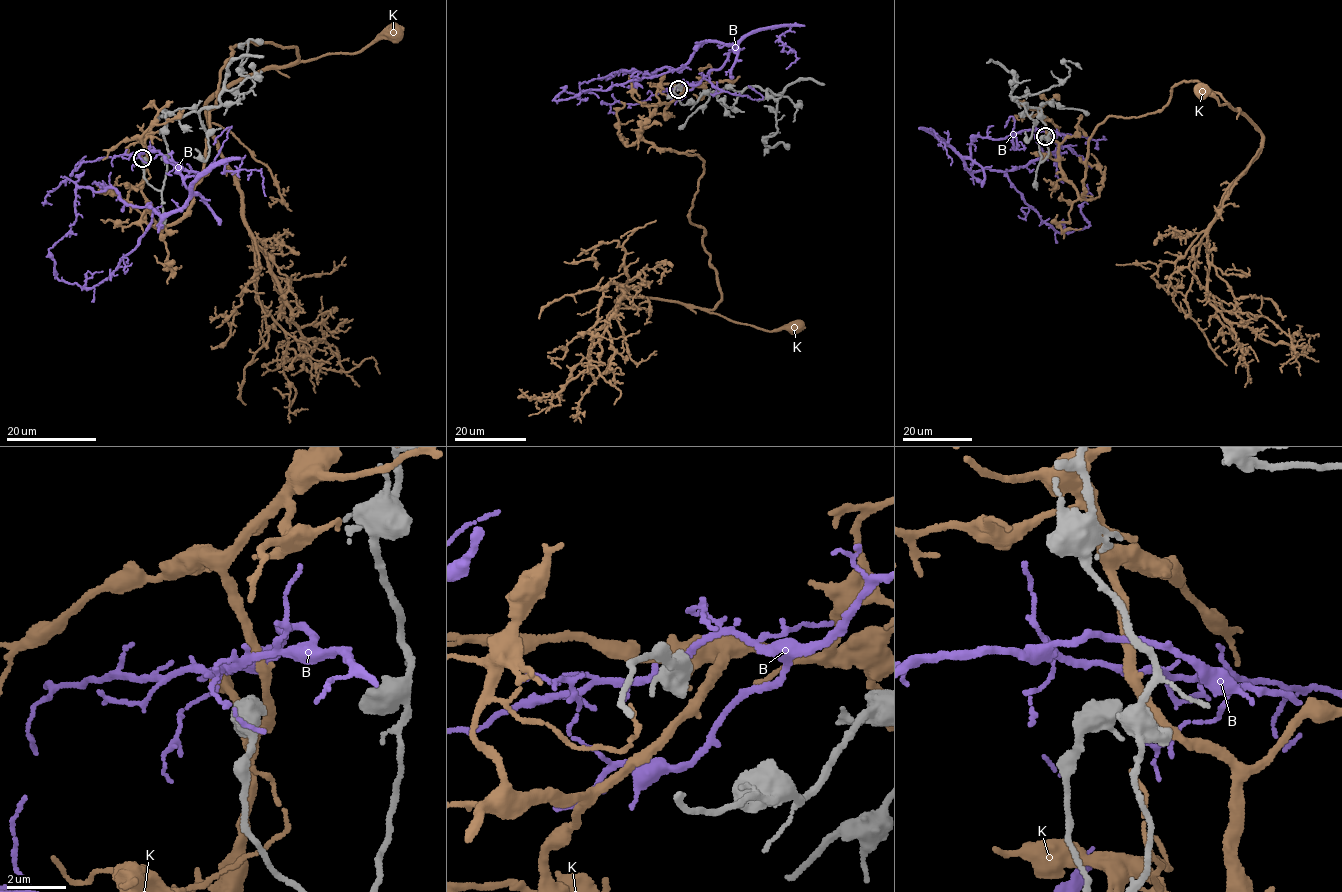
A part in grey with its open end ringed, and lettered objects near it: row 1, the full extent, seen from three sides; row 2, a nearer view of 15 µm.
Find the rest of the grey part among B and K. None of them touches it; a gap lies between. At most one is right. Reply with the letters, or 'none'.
B

